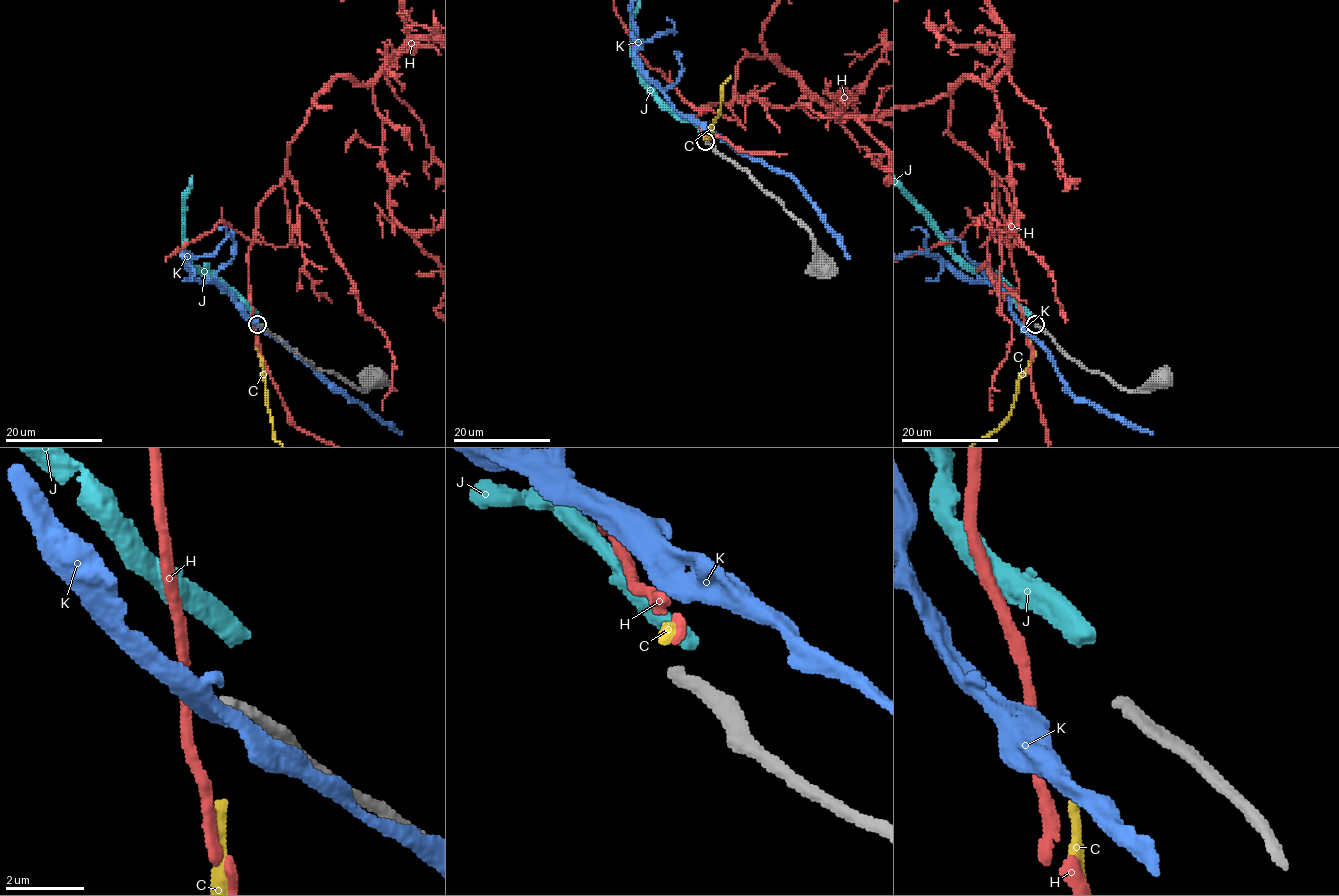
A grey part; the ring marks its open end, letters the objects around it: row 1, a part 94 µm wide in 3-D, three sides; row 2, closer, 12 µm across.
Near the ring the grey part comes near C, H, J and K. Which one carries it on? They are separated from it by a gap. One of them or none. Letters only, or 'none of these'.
none of these

